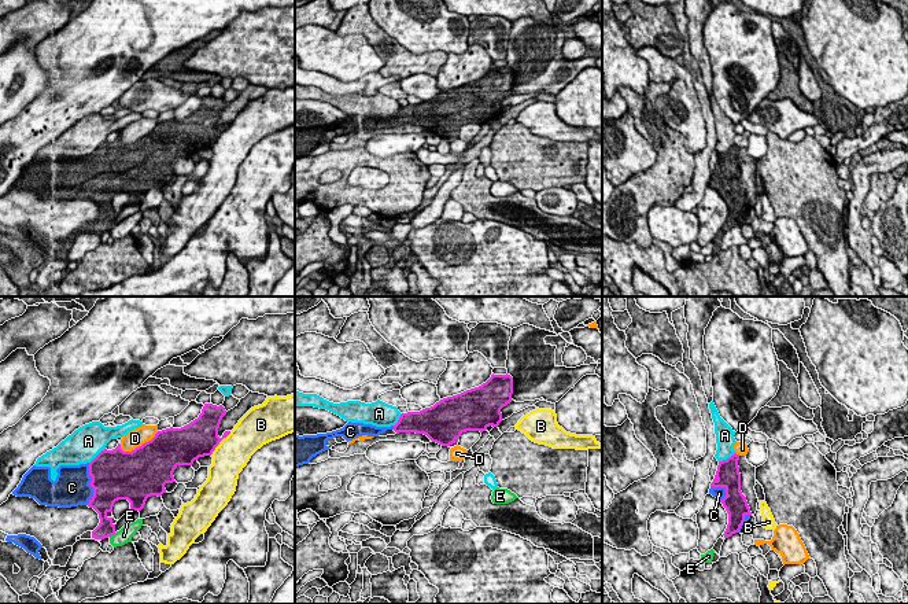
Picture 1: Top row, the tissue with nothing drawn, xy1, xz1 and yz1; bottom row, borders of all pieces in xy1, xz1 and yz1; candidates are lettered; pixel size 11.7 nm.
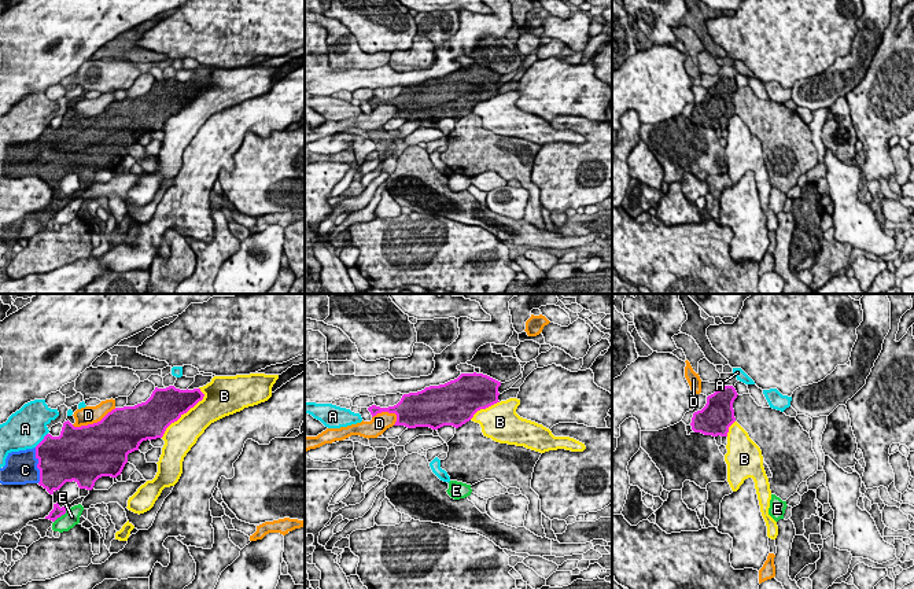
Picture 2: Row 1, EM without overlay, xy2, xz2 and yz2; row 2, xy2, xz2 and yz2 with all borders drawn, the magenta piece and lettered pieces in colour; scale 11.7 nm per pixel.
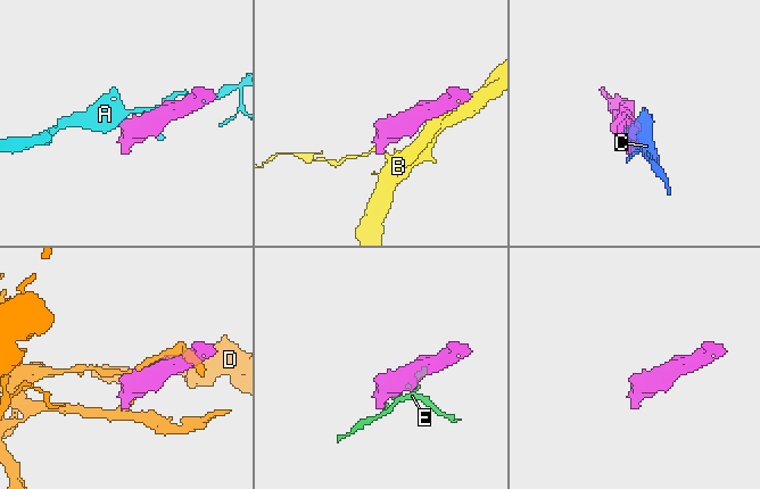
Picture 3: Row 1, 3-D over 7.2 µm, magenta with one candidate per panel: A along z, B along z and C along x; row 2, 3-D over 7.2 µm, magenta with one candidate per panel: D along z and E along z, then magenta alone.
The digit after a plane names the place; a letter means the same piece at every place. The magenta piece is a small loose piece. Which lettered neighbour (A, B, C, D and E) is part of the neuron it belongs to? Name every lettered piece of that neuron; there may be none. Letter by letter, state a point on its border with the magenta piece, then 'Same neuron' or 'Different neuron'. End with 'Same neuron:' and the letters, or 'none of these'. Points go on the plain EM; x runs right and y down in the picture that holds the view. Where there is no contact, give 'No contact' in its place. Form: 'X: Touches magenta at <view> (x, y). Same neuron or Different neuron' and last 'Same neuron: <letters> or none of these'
A: Touches magenta at xy1 (96, 148). Different neuron
B: Touches magenta at xy2 (185, 105). Different neuron
C: Touches magenta at xy1 (89, 176). Same neuron
D: Touches magenta at xy1 (139, 139). Different neuron
E: Touches magenta at xy2 (61, 208). Different neuron
Same neuron: C

